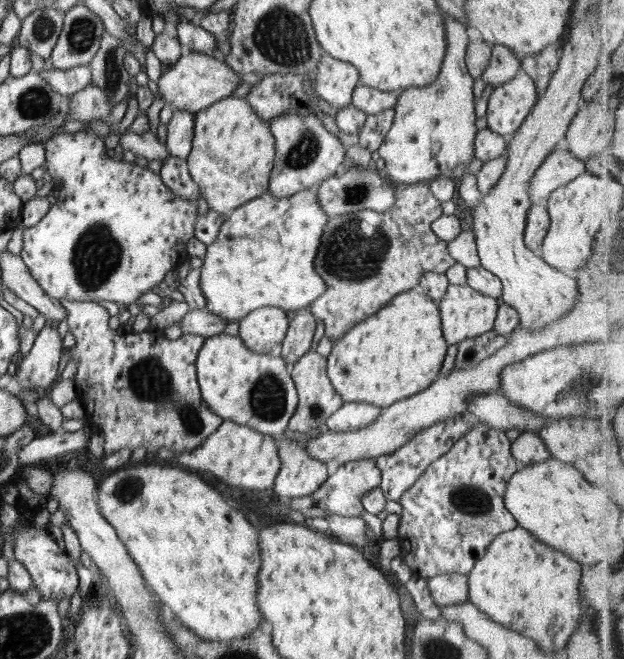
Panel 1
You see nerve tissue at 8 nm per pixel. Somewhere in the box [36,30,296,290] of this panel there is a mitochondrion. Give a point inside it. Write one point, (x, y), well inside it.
(113, 70)

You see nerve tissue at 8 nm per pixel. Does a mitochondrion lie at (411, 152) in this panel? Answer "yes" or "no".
no

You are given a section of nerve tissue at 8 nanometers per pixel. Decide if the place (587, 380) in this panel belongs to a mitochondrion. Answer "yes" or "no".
yes

